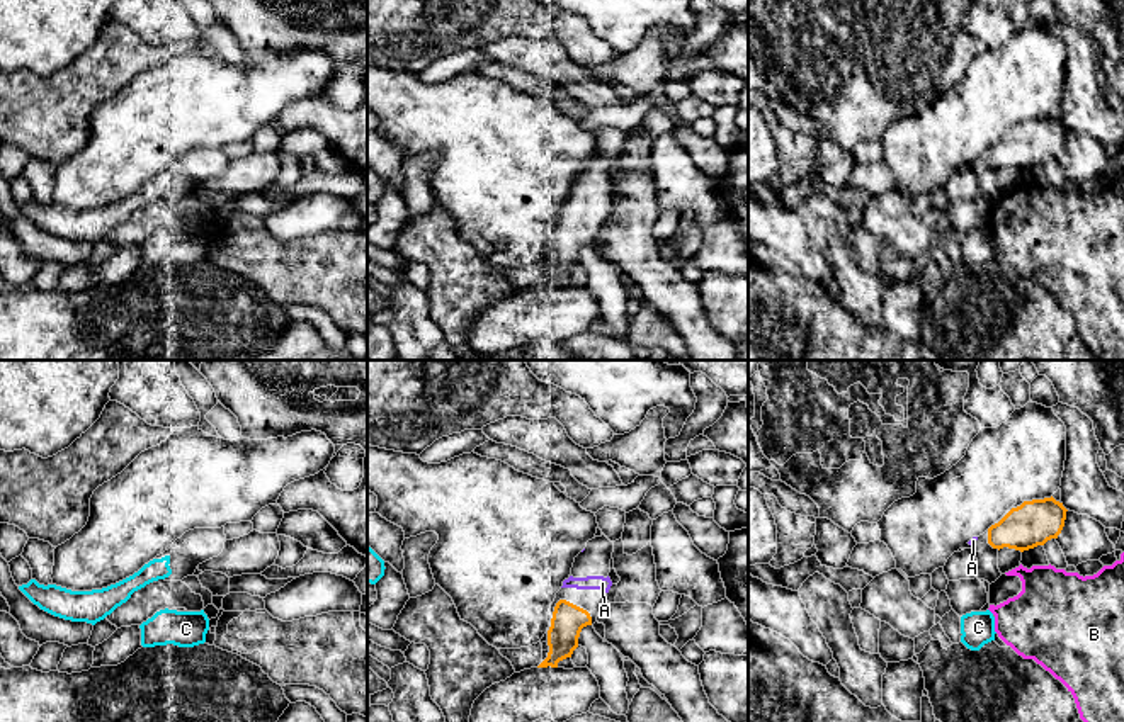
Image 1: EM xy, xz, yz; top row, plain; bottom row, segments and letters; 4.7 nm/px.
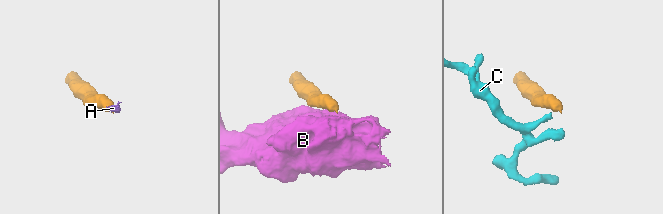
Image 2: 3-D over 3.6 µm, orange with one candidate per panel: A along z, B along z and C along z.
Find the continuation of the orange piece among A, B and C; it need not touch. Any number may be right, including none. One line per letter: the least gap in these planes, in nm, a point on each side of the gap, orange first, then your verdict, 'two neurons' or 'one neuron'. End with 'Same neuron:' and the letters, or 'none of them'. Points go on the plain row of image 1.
A: 60 nm apart; from orange across yz (988, 157), (976, 157); one neuron
B: 60 nm apart; from orange across yz (1021, 170), (1021, 184); two neurons
C: 300 nm apart; from orange across yz (999, 169), (988, 230); two neurons
Same neuron: A

